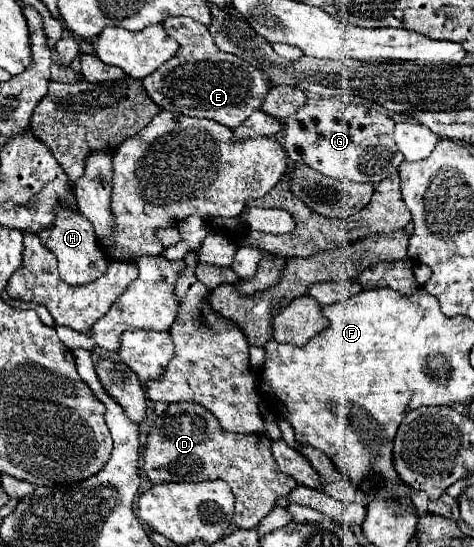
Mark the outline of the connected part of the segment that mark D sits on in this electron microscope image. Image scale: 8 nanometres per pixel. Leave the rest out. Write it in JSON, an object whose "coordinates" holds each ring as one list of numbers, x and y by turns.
{"coordinates":[[177,402,167,408,167,412,153,424,147,434,145,450,143,450,143,472,153,484,161,482,205,482,221,478,225,480,235,496,235,524,239,528,253,528,257,526,277,504,281,496,287,496,291,490,297,488,297,482,291,476,279,472,275,458,271,456,271,442,267,436,261,434,235,434,219,428,215,416,195,402]]}

